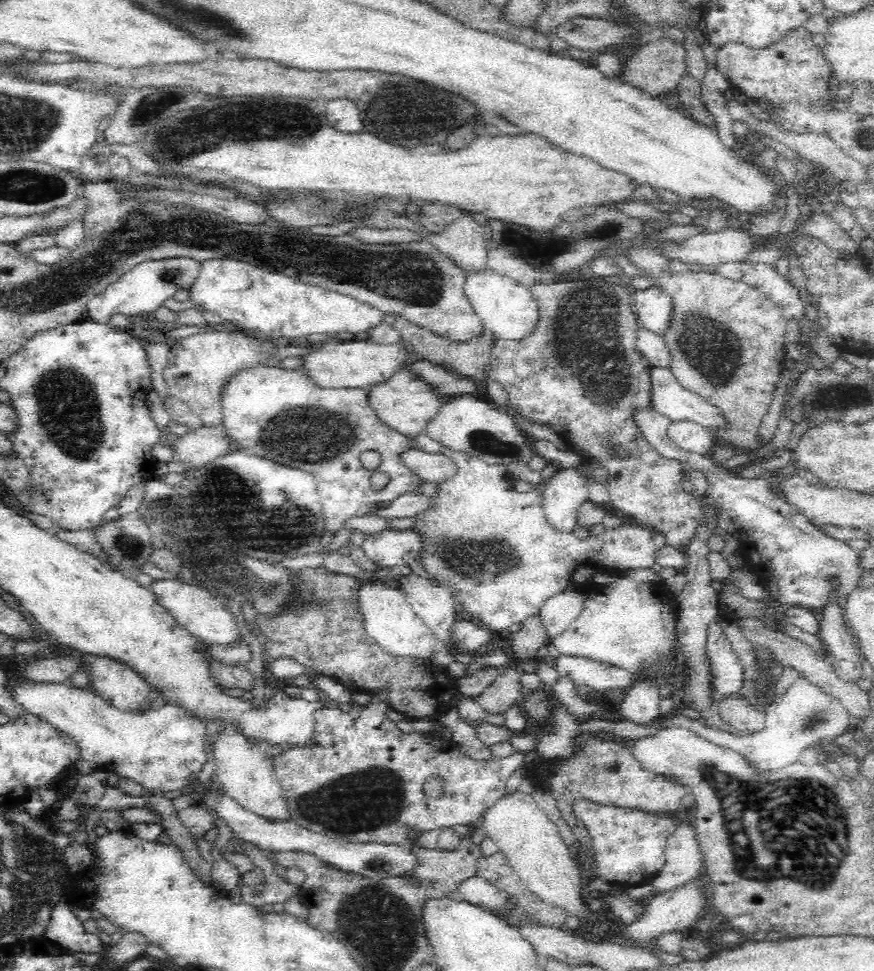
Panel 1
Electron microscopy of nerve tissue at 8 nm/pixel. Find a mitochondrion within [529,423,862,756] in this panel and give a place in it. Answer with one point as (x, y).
(813, 720)

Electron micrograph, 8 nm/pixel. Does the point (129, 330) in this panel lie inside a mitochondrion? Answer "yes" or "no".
no

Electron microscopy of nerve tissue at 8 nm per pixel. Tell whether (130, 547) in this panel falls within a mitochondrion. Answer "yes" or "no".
yes

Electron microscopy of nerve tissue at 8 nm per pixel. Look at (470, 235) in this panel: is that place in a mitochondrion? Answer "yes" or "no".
no

